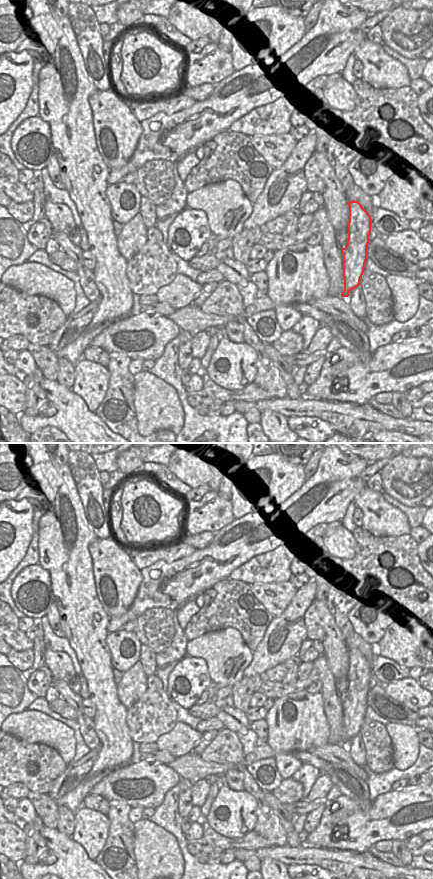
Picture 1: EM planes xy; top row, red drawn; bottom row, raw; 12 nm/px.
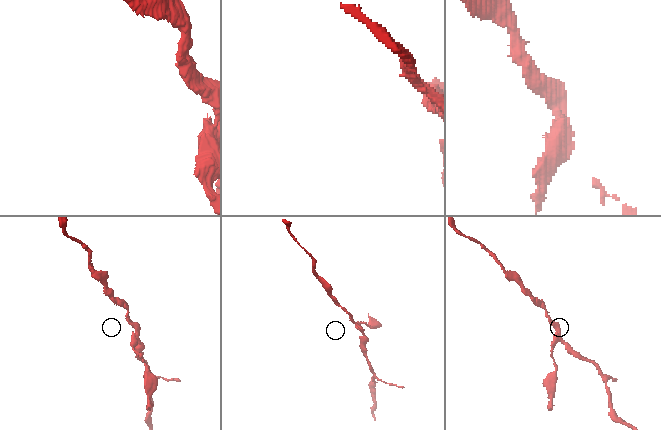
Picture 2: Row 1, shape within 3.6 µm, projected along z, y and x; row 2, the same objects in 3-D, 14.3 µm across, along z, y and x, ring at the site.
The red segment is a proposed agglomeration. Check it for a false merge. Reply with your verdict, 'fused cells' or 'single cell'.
fused cells

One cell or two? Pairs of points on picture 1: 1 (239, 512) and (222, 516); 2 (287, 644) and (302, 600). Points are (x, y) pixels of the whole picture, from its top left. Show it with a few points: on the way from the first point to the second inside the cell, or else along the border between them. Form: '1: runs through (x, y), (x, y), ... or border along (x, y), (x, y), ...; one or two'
1: border along (229, 501), (234, 518); two
2: runs through (268, 652), (266, 643), (268, 636), (287, 617); one

